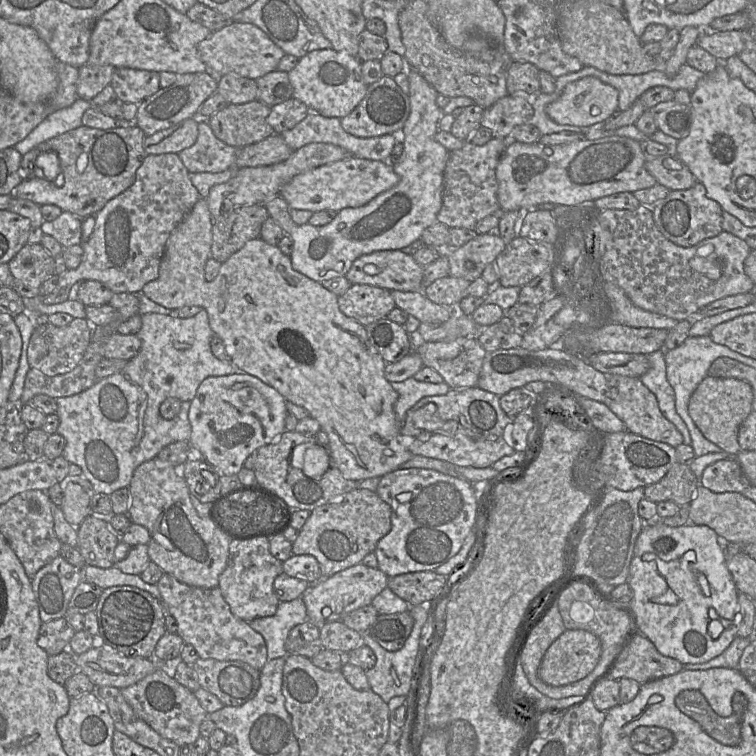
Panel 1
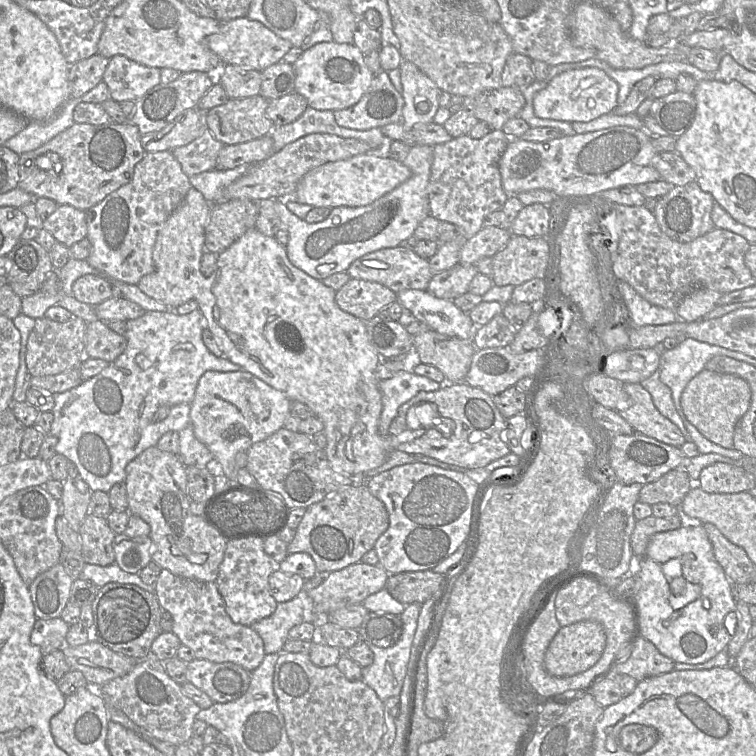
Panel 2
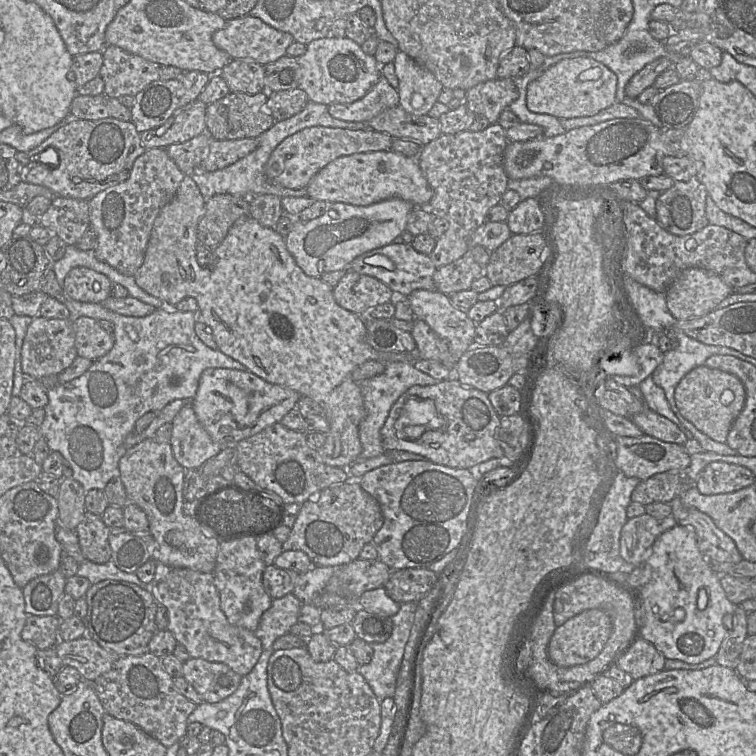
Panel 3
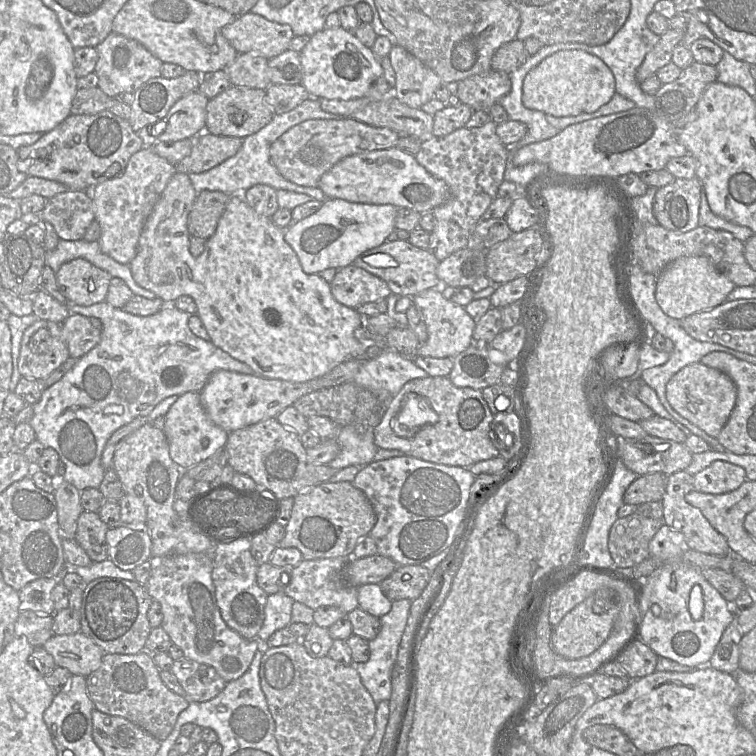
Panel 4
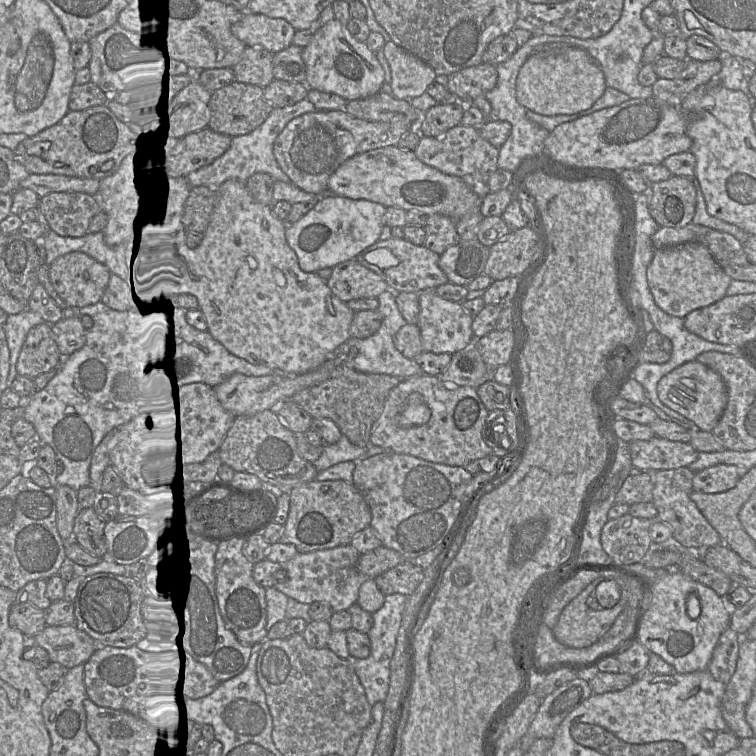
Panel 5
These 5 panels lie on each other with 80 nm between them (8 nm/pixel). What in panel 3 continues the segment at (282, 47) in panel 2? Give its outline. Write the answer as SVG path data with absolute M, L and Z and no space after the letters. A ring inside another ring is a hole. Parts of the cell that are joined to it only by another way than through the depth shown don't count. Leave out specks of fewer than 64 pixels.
M245 15L227 20L225 26L212 35L214 45L228 53L232 59L249 59L266 66L286 55L286 49L294 41L291 34L273 28L260 18Z

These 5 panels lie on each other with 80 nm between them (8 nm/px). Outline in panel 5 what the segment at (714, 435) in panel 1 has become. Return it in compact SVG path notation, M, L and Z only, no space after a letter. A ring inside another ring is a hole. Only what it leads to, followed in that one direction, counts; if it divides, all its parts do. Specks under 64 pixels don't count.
M695 360L664 375L657 384L659 399L674 411L693 421L701 430L712 432L727 405L727 387L721 375Z

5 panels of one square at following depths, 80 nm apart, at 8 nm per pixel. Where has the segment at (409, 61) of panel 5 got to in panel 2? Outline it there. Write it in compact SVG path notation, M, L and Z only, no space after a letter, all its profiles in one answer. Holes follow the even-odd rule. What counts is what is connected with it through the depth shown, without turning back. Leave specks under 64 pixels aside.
M403 58L399 69L404 99L402 123L412 127L417 123L432 122L440 107L438 97L441 89L418 67Z

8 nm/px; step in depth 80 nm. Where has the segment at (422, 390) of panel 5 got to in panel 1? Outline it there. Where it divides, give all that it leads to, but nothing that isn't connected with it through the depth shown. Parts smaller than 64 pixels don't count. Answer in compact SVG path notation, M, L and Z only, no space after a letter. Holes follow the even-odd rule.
M467 387L450 389L444 395L426 396L421 398L411 407L401 425L400 433L404 437L405 447L413 453L429 458L444 460L446 462L474 468L487 468L504 456L514 453L514 450L506 442L506 435L511 427L511 420L500 407L499 397L479 387ZM434 403L437 406L437 415L444 421L453 420L458 424L456 433L446 436L437 432L437 429L430 433L427 441L420 441L413 438L422 434L423 429L418 429L413 423L414 412L426 405Z

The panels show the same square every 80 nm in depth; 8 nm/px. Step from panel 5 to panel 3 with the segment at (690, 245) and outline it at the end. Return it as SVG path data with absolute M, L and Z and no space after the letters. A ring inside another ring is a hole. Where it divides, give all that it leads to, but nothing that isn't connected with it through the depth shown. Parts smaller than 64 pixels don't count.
M702 268L683 270L665 291L666 304L677 320L704 316L734 289L718 275Z

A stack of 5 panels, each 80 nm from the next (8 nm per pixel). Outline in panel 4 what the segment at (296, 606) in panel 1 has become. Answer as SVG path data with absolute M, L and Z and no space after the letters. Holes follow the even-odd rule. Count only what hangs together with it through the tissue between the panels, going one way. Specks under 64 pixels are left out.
M283 592L268 595L265 618L257 639L266 645L268 638L277 630L288 627L292 622L291 613L295 600Z

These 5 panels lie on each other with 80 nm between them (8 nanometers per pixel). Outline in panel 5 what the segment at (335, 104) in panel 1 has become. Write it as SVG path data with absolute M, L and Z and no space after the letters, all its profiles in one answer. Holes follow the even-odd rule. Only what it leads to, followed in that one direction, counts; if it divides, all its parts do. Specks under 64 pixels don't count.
M336 18L314 31L310 43L302 50L302 59L309 89L334 93L347 101L368 98L382 91L385 73L376 54L365 42L357 41Z

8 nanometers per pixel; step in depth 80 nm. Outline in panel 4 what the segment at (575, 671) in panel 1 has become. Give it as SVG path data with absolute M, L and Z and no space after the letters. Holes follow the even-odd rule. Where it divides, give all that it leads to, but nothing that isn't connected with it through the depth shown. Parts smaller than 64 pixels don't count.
M600 588L565 615L554 627L551 646L566 659L579 659L595 652L610 636L621 611L621 597L614 588Z

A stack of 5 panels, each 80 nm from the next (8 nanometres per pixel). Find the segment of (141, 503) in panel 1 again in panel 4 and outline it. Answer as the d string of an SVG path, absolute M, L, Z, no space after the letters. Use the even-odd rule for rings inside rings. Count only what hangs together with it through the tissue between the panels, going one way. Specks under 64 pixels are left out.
M146 423L136 431L134 431L132 434L130 434L121 444L120 447L117 448L115 451L114 457L113 457L113 469L117 473L123 488L124 492L126 494L134 495L139 497L145 504L147 508L147 517L146 517L146 525L149 530L149 534L152 541L152 548L151 548L151 556L167 556L167 555L181 555L181 554L188 554L188 553L212 553L213 552L213 560L214 560L214 547L215 543L217 543L217 540L213 538L213 536L202 532L199 527L192 521L192 520L183 520L181 519L178 514L175 512L173 504L175 500L177 499L175 490L177 483L183 474L183 470L171 459L170 453L169 453L169 444L167 441L166 436L164 435L164 432L158 428L156 428L153 423Z

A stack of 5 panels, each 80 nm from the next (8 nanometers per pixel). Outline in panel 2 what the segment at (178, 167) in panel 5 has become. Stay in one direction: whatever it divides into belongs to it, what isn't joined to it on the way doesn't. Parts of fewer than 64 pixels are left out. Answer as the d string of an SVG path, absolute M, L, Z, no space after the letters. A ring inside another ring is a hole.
M269 134L240 144L224 145L219 152L214 170L259 163L274 153L273 139Z

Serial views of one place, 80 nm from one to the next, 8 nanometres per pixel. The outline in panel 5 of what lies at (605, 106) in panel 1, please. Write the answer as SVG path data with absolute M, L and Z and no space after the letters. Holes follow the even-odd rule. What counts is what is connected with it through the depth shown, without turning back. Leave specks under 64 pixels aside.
M544 44L521 67L516 98L526 109L540 115L570 115L591 108L606 88L601 67L585 50L564 44Z

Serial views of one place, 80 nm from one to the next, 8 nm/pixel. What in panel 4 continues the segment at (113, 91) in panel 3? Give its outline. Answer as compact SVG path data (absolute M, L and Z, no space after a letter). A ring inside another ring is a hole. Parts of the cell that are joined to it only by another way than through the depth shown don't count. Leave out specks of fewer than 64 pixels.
M111 32L96 46L96 51L98 60L94 72L98 77L97 87L109 97L115 98L122 92L134 93L148 80L162 76L163 62L136 40Z

